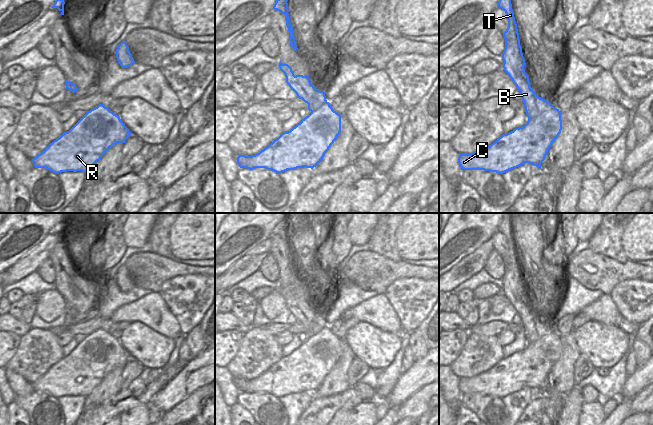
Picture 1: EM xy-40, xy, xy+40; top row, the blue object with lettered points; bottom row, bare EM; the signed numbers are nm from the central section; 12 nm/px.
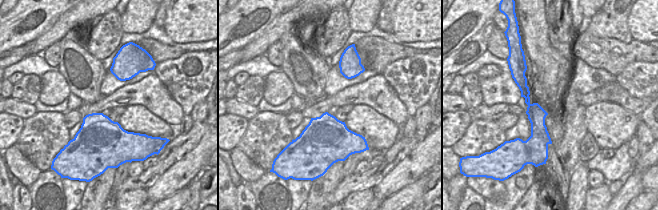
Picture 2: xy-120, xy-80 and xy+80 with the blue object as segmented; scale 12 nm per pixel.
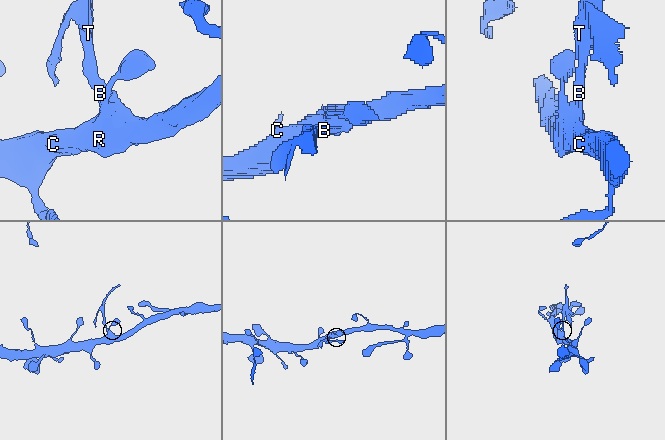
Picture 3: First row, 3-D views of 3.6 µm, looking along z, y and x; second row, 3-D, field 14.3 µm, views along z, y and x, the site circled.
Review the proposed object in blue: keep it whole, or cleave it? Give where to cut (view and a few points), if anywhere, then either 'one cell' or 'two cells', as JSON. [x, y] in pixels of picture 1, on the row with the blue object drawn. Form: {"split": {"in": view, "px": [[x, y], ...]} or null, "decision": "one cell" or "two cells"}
{"split": {"in": "xy+40", "px": [[511, 78], [528, 79]]}, "decision": "two cells"}

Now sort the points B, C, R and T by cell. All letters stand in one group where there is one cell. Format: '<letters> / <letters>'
B C R / T

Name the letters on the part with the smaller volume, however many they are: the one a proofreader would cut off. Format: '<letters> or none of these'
T.

